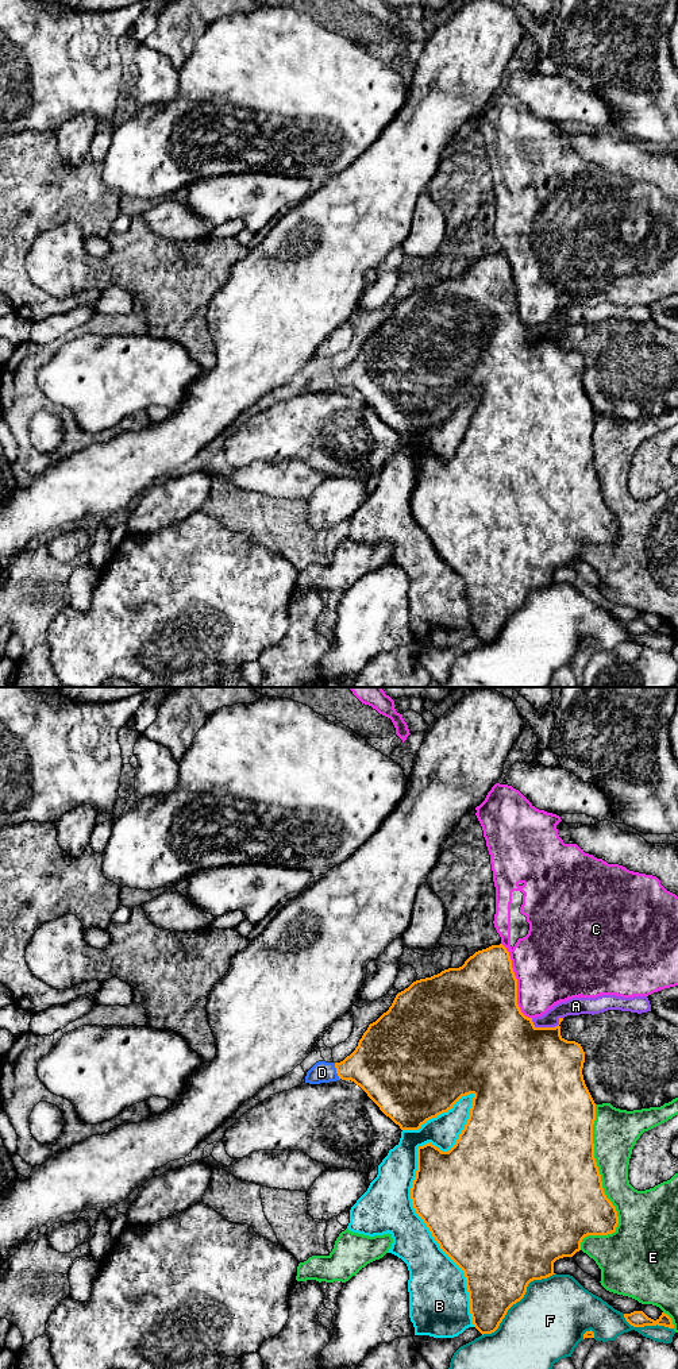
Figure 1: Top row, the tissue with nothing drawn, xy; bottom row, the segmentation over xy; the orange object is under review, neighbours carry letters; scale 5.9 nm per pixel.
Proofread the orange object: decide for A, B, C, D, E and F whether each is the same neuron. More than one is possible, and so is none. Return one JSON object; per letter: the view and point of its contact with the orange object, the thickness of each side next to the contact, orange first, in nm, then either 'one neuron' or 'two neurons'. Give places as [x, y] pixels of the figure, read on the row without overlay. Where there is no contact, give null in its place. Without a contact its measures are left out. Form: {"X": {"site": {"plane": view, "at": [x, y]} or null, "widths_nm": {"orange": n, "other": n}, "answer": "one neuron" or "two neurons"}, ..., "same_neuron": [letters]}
{"A": {"site": {"plane": "xy", "at": [547, 336]}, "widths_nm": {"orange": 480, "other": 110}, "answer": "two neurons"}, "B": {"site": {"plane": "xy", "at": [411, 502]}, "widths_nm": {"orange": 480, "other": 300}, "answer": "two neurons"}, "C": {"site": {"plane": "xy", "at": [516, 290]}, "widths_nm": {"orange": 460, "other": 460}, "answer": "two neurons"}, "D": {"site": {"plane": "xy", "at": [336, 380]}, "widths_nm": {"orange": 320, "other": 130}, "answer": "one neuron"}, "E": {"site": {"plane": "xy", "at": [603, 497]}, "widths_nm": {"orange": 500, "other": 240}, "answer": "two neurons"}, "F": {"site": {"plane": "xy", "at": [519, 609]}, "widths_nm": {"orange": 420, "other": 440}, "answer": "two neurons"}, "same_neuron": ["D"]}

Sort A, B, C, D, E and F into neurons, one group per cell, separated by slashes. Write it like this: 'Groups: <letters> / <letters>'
Groups: A / B / C / D / E / F

